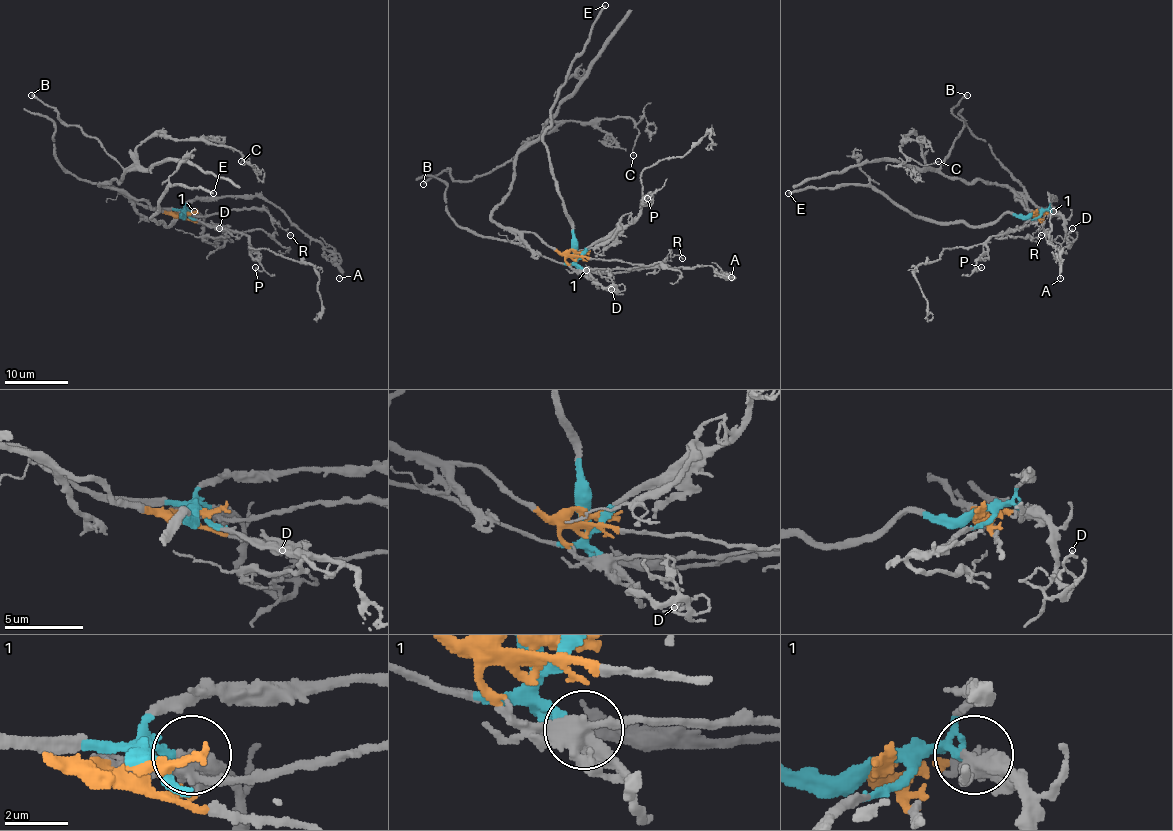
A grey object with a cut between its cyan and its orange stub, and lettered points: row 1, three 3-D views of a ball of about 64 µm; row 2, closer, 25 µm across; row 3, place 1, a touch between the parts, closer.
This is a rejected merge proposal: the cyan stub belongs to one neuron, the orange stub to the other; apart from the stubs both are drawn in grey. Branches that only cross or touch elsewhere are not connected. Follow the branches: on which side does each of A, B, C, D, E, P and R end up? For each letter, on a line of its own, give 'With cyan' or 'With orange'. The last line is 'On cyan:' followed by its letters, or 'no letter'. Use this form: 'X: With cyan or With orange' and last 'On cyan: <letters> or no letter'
A: With cyan
B: With orange
C: With orange
D: With cyan
E: With cyan
P: With cyan
R: With orange
On cyan: A, D, E, P

